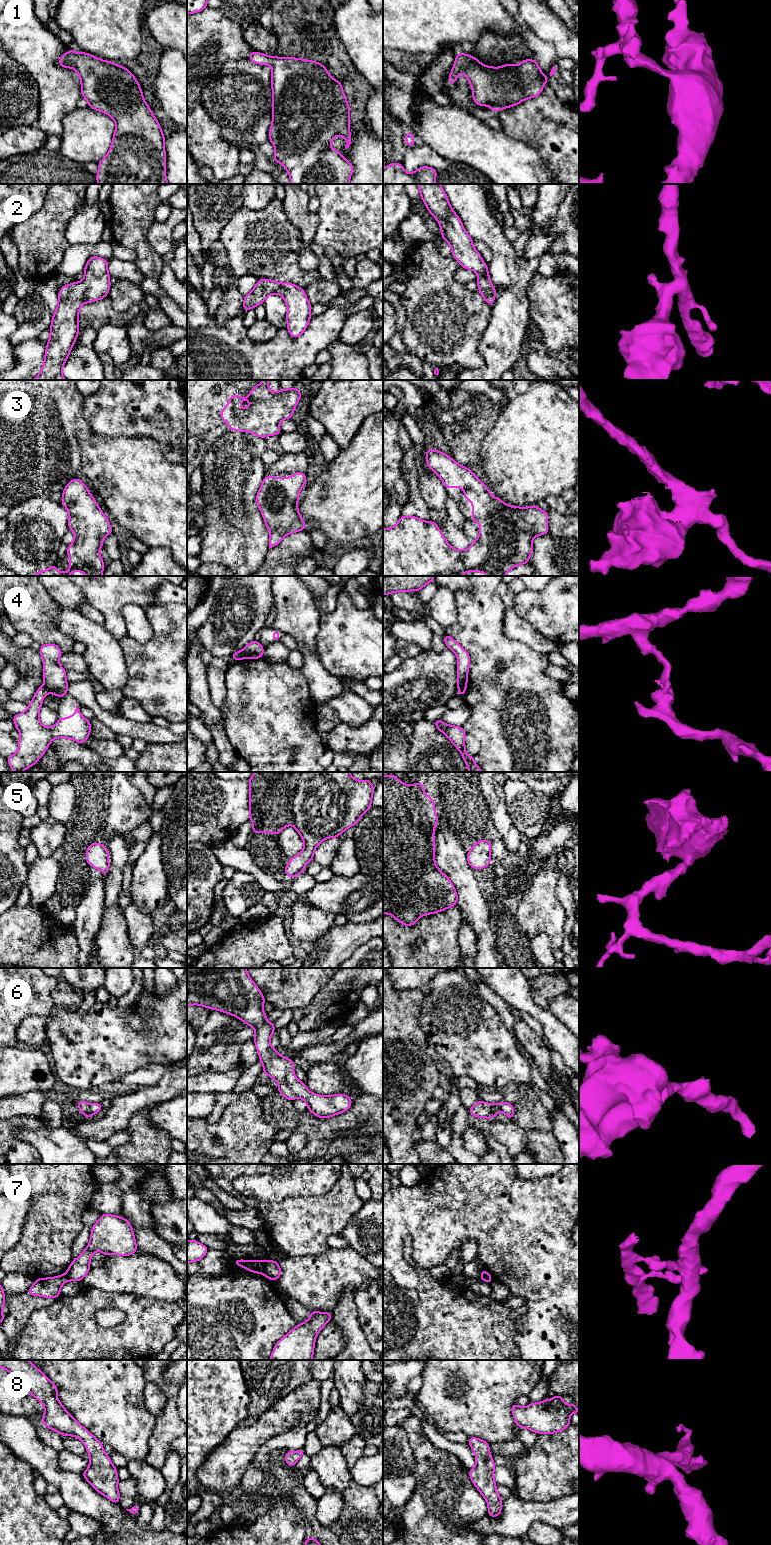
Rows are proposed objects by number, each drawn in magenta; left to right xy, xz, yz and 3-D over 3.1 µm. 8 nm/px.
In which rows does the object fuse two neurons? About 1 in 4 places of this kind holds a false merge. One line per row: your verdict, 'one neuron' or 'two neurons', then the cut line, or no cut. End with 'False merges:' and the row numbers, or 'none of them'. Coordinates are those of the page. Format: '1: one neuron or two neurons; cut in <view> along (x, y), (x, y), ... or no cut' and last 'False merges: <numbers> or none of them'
1: one neuron; no cut
2: one neuron; no cut
3: one neuron; no cut
4: two neurons; cut in yz along (466, 685), (458, 689)
5: one neuron; no cut
6: one neuron; no cut
7: two neurons; cut in xz along (262, 1261), (263, 1273)
8: one neuron; no cut
False merges: 4, 7

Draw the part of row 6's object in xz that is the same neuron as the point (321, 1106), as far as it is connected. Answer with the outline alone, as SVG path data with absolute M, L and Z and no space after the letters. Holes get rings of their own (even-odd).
M187 968L187 1006L201 1005L204 1008L218 1010L242 1020L255 1029L254 1042L263 1065L264 1075L270 1076L278 1084L277 1091L291 1102L296 1098L305 1101L307 1109L319 1118L331 1118L346 1112L352 1106L349 1095L335 1094L322 1096L308 1090L294 1074L294 1060L281 1056L270 1044L272 1033L276 1030L274 1022L267 1022L262 1010L265 999L250 978L246 968Z

